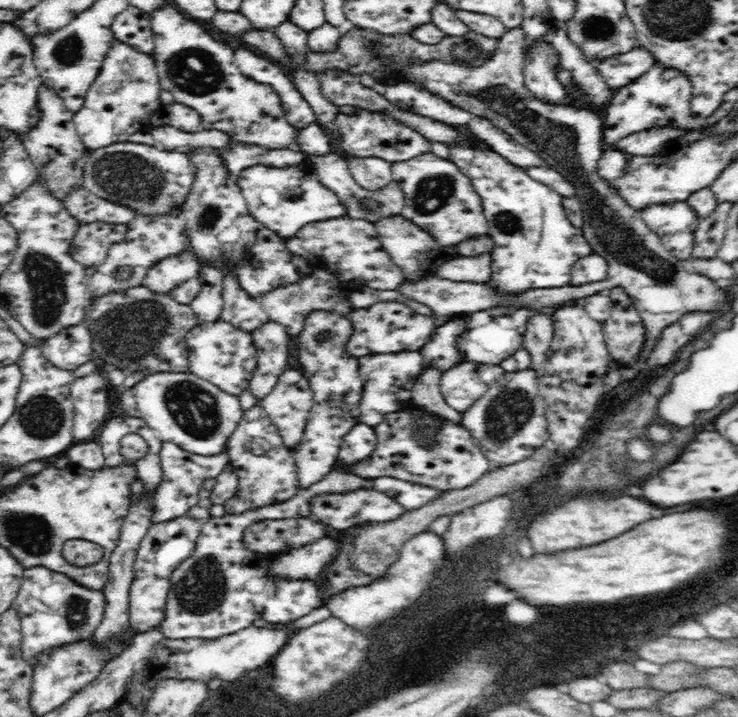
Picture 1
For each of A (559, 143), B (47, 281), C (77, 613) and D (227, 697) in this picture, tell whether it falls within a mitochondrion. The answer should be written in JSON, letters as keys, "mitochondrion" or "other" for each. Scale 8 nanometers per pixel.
{"A":"mitochondrion","B":"mitochondrion","C":"mitochondrion","D":"other"}

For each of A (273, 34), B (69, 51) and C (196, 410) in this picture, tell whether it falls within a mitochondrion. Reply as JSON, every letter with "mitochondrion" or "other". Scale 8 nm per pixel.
{"A":"other","B":"mitochondrion","C":"mitochondrion"}

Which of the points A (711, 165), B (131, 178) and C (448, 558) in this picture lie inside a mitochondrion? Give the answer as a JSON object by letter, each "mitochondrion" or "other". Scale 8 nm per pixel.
{"A":"other","B":"mitochondrion","C":"other"}

